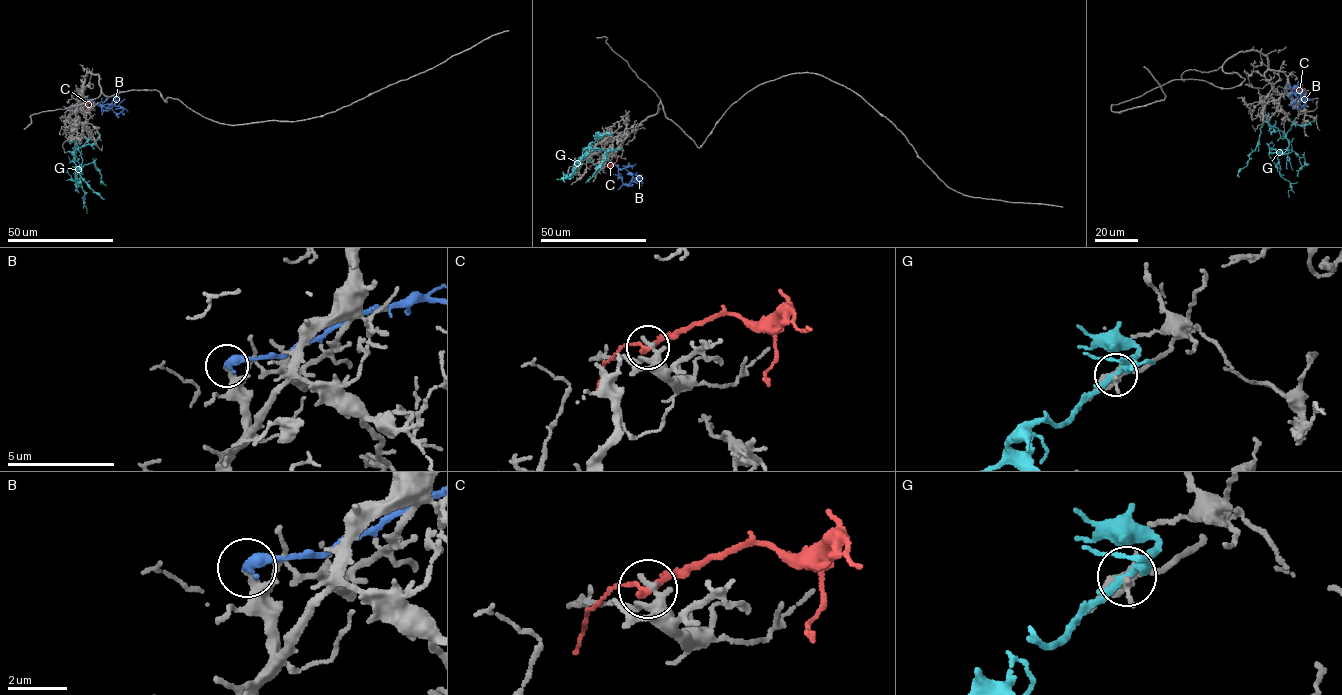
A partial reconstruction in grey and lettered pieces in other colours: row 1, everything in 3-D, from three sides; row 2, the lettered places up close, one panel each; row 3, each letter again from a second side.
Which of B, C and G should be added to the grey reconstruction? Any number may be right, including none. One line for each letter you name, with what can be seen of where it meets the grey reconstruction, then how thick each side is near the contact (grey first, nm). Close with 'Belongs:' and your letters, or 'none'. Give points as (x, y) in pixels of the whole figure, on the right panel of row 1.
Belongs: none

